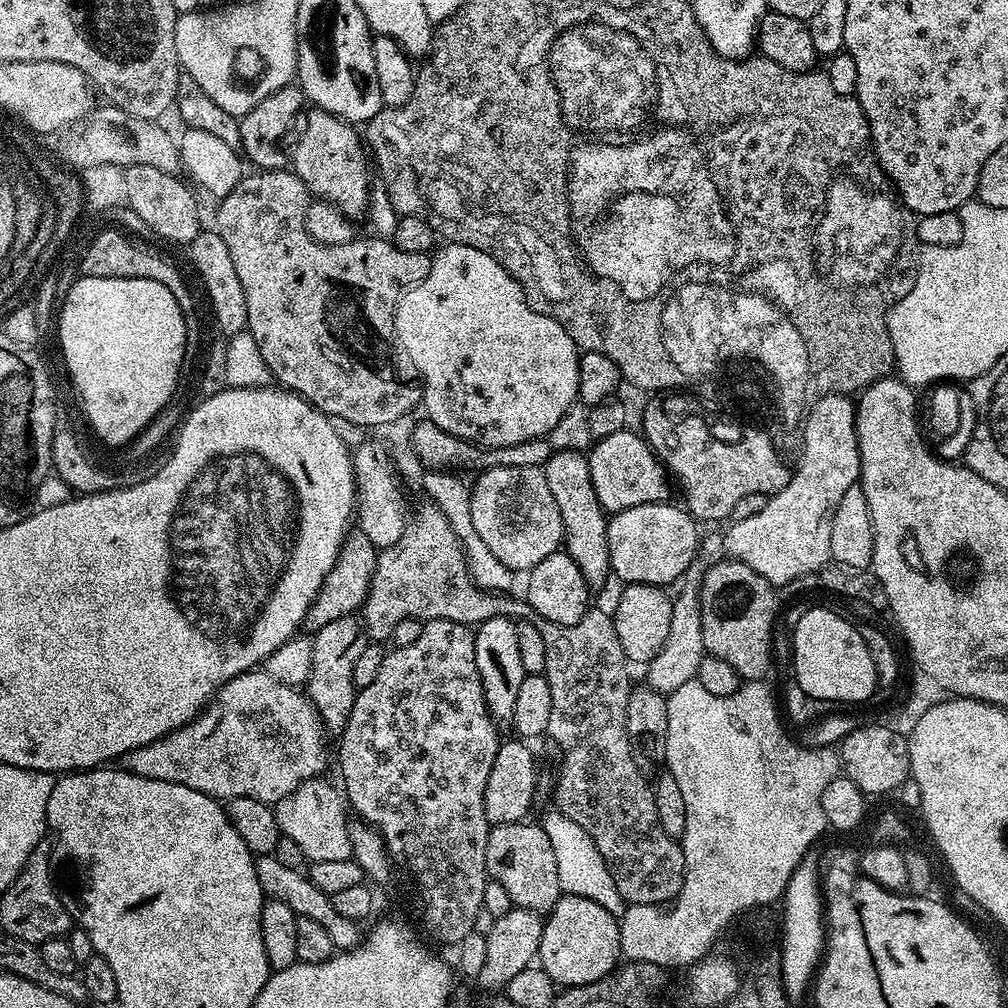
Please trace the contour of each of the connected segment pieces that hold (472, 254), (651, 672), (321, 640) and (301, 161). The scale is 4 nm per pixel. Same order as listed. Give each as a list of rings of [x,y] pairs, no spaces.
[[[448,242],[445,248],[437,247],[431,253],[430,274],[422,278],[412,288],[404,293],[396,307],[396,343],[402,349],[403,355],[416,363],[422,381],[422,404],[428,407],[427,419],[431,420],[442,430],[462,440],[483,448],[508,447],[515,443],[526,442],[530,439],[547,437],[554,430],[559,420],[577,403],[580,394],[580,357],[575,342],[566,334],[564,327],[554,318],[536,312],[524,297],[520,283],[507,272],[490,253],[478,250],[466,242]]]
[[[697,558],[692,561],[691,566],[688,567],[686,573],[686,580],[690,583],[681,590],[680,593],[675,593],[672,602],[672,617],[670,618],[670,634],[666,634],[666,642],[664,648],[659,652],[653,660],[649,660],[646,665],[648,671],[647,683],[654,690],[662,693],[670,693],[678,690],[678,686],[686,686],[686,682],[695,680],[698,674],[698,666],[702,666],[702,658],[706,655],[704,650],[704,643],[702,642],[702,610],[700,609],[700,589],[697,587],[700,581],[704,578],[706,564],[703,564],[703,559]]]
[[[351,615],[337,620],[329,619],[323,626],[315,629],[314,636],[316,638],[311,641],[312,672],[306,683],[306,695],[324,721],[325,729],[329,733],[339,734],[343,732],[356,701],[358,689],[354,680],[354,666],[366,645],[362,624]]]
[[[310,112],[307,113],[308,125],[296,144],[293,156],[290,156],[292,170],[302,178],[313,197],[325,200],[335,205],[345,216],[355,218],[367,209],[371,187],[364,144],[356,133],[359,131],[347,120],[340,120],[328,112]]]

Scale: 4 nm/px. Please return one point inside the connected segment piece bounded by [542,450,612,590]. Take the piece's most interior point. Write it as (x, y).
(585, 522)

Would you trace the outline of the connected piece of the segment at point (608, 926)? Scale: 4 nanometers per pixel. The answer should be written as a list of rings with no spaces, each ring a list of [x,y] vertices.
[[[561,895],[543,923],[538,964],[557,986],[592,984],[616,971],[621,959],[620,926],[617,917],[602,910],[598,902]]]

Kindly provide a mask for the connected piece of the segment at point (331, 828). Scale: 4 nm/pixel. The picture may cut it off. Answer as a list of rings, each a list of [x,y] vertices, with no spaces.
[[[316,777],[297,786],[291,796],[279,801],[274,806],[275,816],[281,835],[291,838],[297,844],[305,859],[313,862],[333,862],[349,860],[352,857],[346,805],[343,793],[337,790],[327,779]]]

